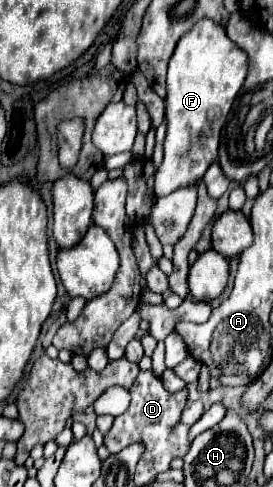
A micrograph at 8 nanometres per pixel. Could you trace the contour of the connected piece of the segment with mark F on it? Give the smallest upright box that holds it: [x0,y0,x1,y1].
[154,21,248,197]

